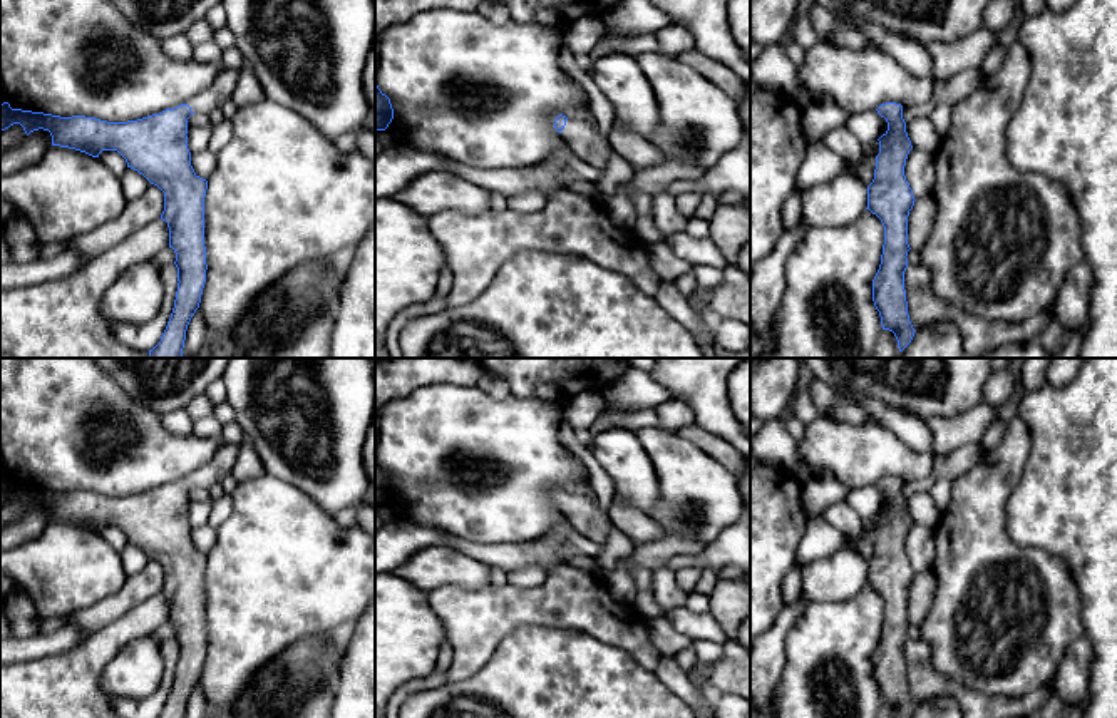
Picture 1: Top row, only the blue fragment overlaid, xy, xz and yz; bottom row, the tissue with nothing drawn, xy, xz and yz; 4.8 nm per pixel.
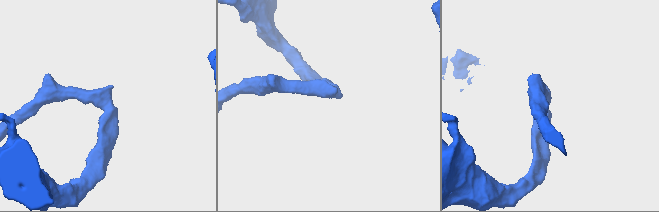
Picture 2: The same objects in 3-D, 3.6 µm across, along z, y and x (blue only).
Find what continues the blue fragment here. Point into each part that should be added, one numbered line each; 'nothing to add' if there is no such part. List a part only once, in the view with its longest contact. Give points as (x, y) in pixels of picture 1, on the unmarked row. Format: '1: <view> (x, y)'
1: xz (580, 507)

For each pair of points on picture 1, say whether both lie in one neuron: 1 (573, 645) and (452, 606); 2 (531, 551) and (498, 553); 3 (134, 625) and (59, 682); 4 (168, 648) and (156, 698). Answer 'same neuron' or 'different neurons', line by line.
1: different neurons
2: same neuron
3: same neuron
4: same neuron

